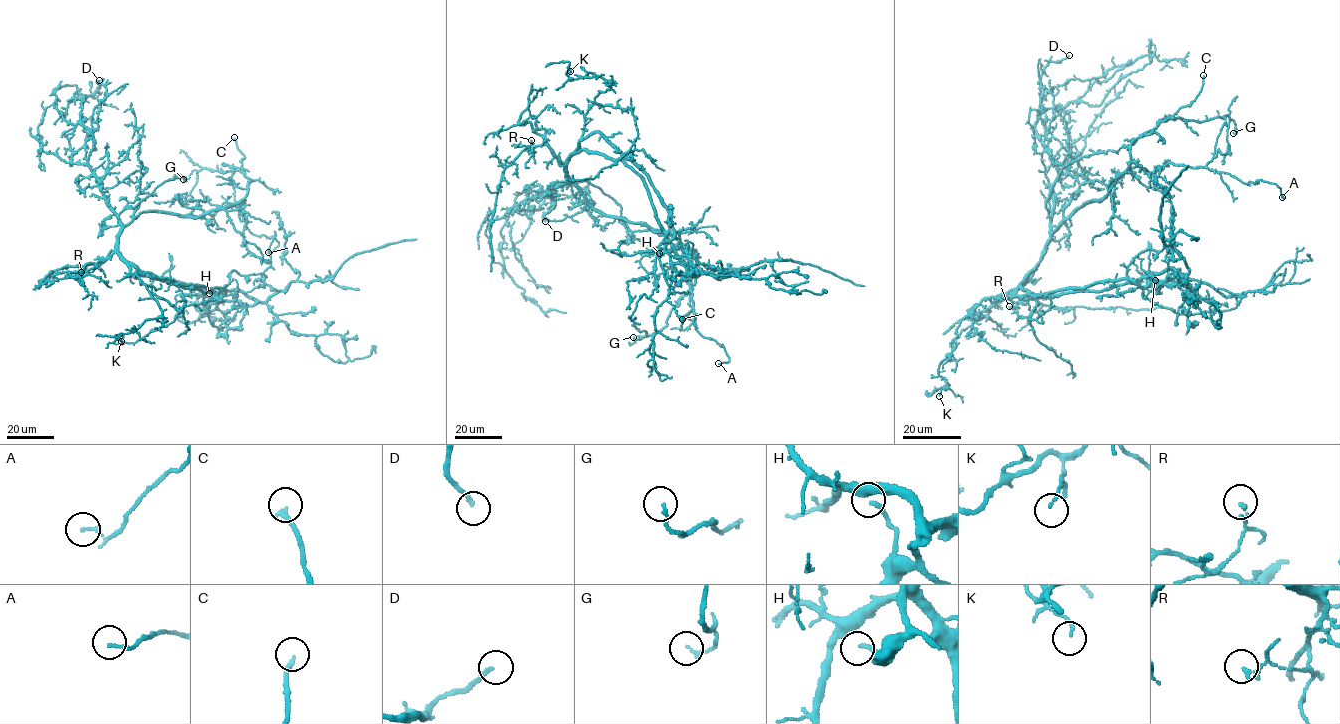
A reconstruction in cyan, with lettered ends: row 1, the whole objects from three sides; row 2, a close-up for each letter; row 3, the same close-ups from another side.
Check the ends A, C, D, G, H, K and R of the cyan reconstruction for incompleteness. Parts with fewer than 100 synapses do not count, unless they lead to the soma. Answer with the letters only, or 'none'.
none

